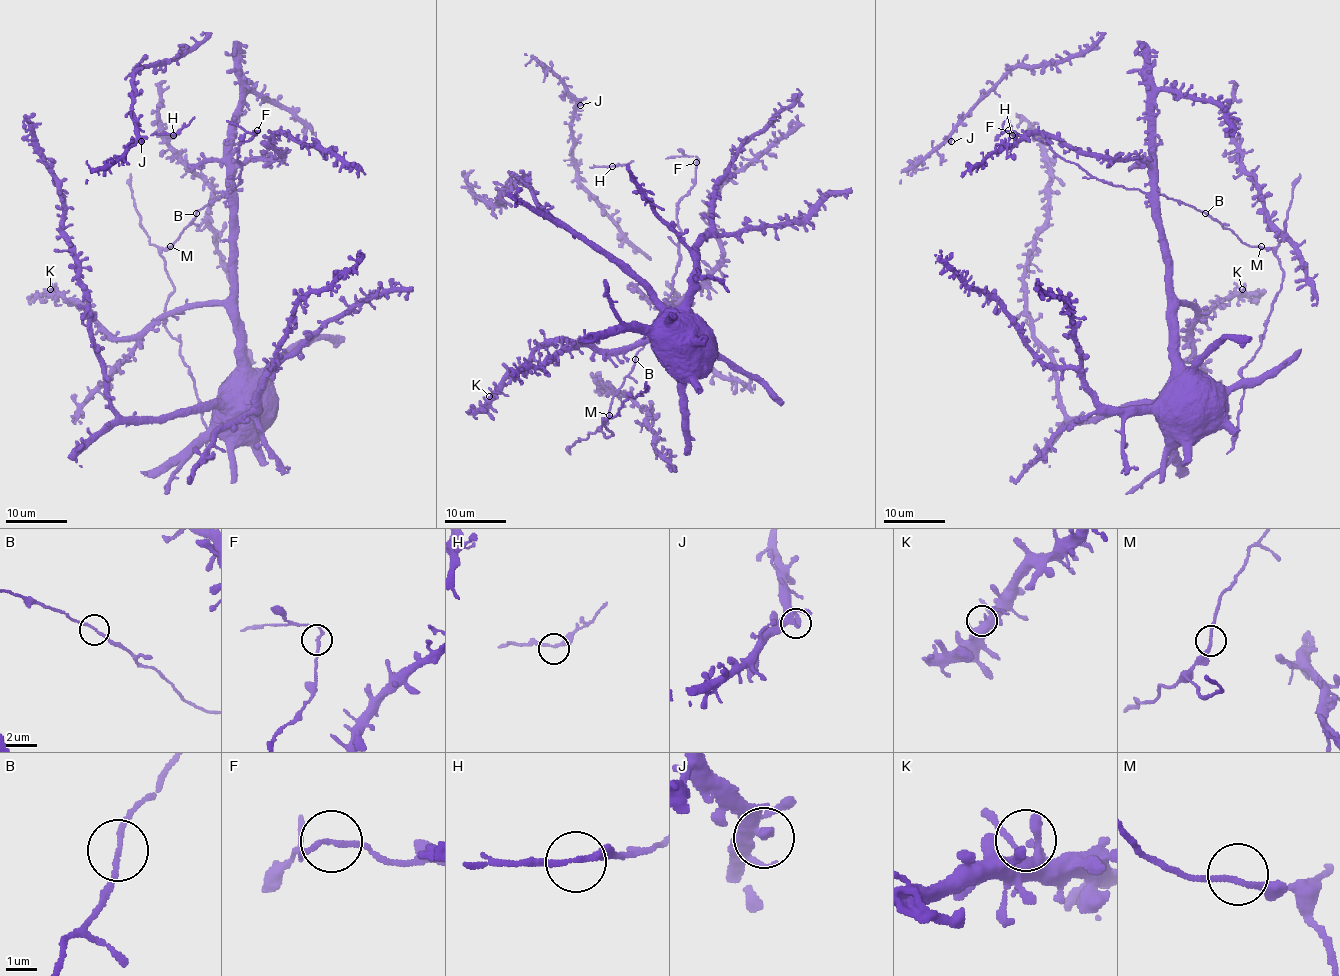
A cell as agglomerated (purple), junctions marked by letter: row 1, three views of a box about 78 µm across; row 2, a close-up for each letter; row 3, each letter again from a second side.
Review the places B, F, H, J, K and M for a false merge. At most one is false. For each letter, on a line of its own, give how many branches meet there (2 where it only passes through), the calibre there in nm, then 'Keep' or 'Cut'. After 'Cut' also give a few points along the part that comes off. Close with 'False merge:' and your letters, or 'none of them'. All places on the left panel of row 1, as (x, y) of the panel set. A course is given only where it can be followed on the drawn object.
B: Branches: 2. Thickness 150 nm. Keep
F: Branches: 2. Thickness 170 nm. Keep
H: Branches: 2. Thickness 180 nm. Keep
J: Branches: 2. Thickness 240 nm. Keep
K: Branches: 2. Thickness 220 nm. Keep
M: Branches: 2. Thickness 180 nm. Keep
False merge: none of them

